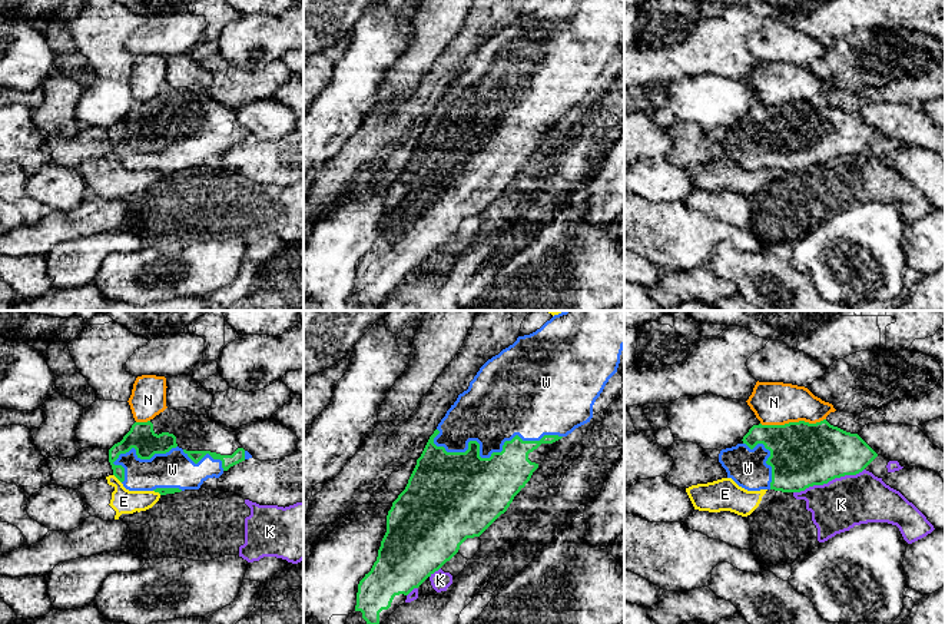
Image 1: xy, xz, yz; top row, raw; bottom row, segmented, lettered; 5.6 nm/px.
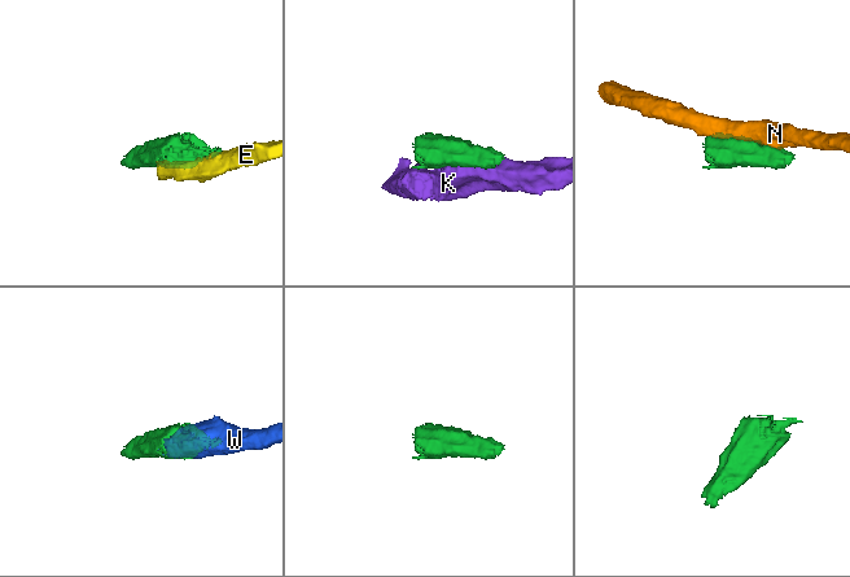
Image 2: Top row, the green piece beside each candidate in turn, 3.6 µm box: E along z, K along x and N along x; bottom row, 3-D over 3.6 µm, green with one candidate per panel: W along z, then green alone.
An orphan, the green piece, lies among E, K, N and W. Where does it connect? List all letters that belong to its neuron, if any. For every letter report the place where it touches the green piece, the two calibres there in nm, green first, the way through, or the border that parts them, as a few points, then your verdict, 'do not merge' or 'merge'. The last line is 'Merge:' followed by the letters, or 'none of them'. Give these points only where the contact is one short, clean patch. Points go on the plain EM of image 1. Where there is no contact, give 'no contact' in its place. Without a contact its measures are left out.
E: meets green in xy at (116, 156); 140 nm thick on the green side, 140 nm on the other; do not merge
K: meets green in yz at (828, 161); 360 nm thick on the green side, 280 nm on the other; do not merge
N: meets green in yz at (792, 102); 360 nm thick on the green side, 240 nm on the other; do not merge
W: meets green in xz at (491, 133); 420 nm thick on the green side, 380 nm on the other; merge
Merge: W

